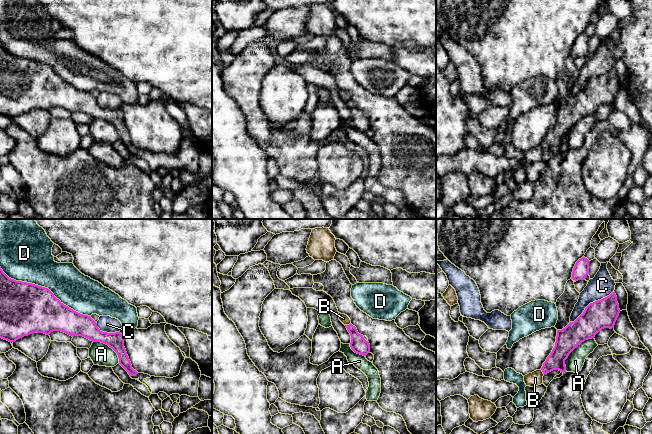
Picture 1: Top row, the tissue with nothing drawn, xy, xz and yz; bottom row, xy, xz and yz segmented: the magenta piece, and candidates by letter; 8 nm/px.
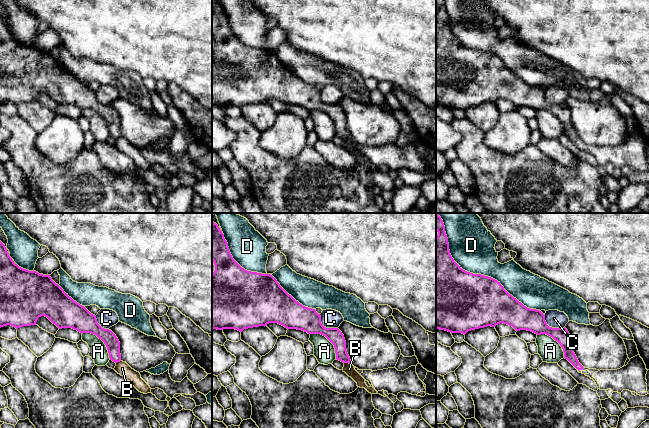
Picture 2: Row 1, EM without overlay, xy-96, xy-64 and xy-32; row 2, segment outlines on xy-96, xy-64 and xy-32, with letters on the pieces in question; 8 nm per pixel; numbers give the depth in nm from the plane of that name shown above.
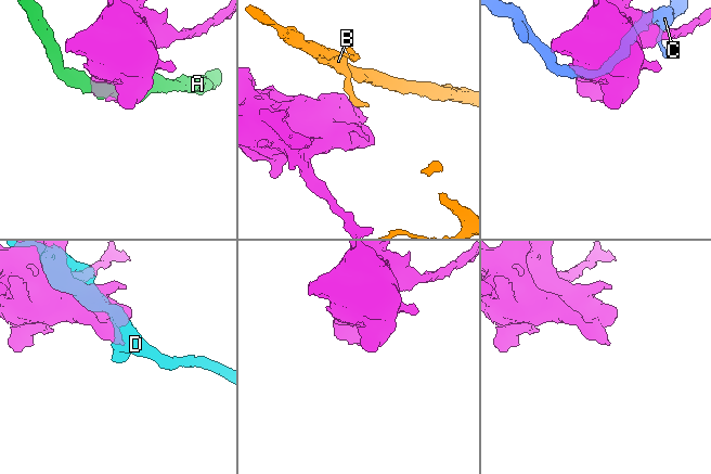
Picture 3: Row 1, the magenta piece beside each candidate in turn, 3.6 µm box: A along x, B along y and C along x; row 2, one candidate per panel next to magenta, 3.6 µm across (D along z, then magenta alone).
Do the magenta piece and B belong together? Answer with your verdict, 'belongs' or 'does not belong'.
does not belong

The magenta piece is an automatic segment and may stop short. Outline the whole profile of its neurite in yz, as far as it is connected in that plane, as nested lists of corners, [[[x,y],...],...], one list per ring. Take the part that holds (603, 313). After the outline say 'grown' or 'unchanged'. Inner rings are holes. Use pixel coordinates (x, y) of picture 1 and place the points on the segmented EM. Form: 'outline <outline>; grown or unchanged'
outline [[[615,292],[590,303],[584,312],[562,330],[557,330],[555,346],[543,363],[543,374],[553,370],[566,372],[565,360],[582,342],[592,339],[604,328],[614,328],[620,309]]]; unchanged

